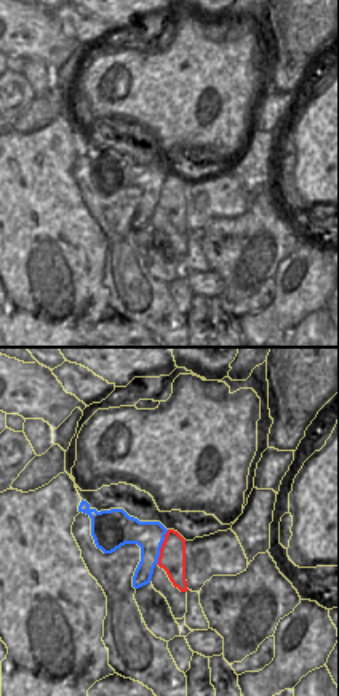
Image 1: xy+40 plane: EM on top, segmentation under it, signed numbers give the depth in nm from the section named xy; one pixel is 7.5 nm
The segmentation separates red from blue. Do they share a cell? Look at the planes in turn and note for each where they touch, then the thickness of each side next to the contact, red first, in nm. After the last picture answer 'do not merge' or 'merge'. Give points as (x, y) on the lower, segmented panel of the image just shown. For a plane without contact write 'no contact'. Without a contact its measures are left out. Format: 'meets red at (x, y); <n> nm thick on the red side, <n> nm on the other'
meets red at (162, 548); 200 nm thick on the red side, 220 nm on the other

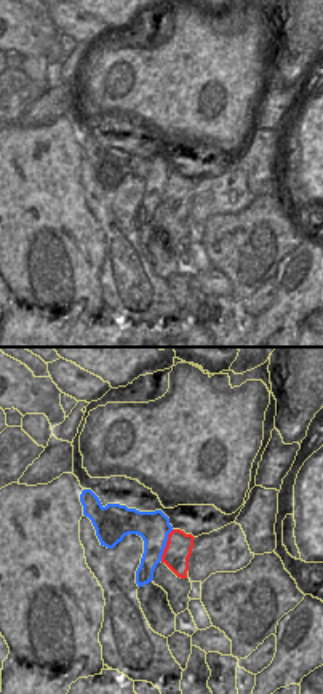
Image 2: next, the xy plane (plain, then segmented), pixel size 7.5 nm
meets red at (167, 546); 200 nm thick on the red side, 240 nm on the other

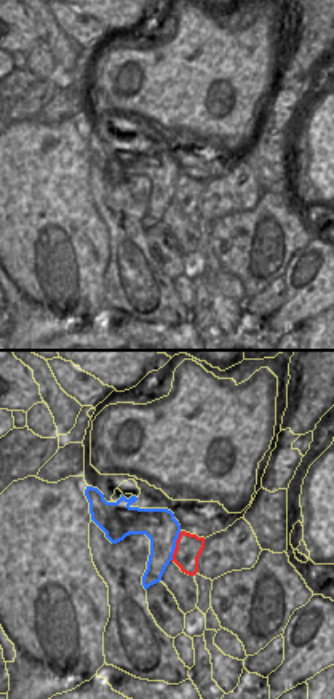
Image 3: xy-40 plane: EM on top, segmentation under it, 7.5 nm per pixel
meets red at (176, 546); 200 nm thick on the red side, 260 nm on the other

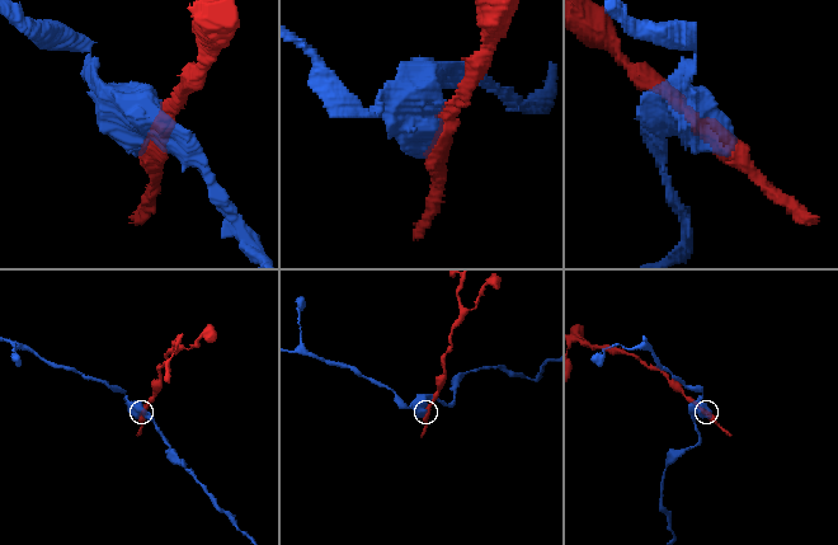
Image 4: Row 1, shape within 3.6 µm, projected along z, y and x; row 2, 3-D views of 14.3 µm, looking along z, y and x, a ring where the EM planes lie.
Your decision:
do not merge

